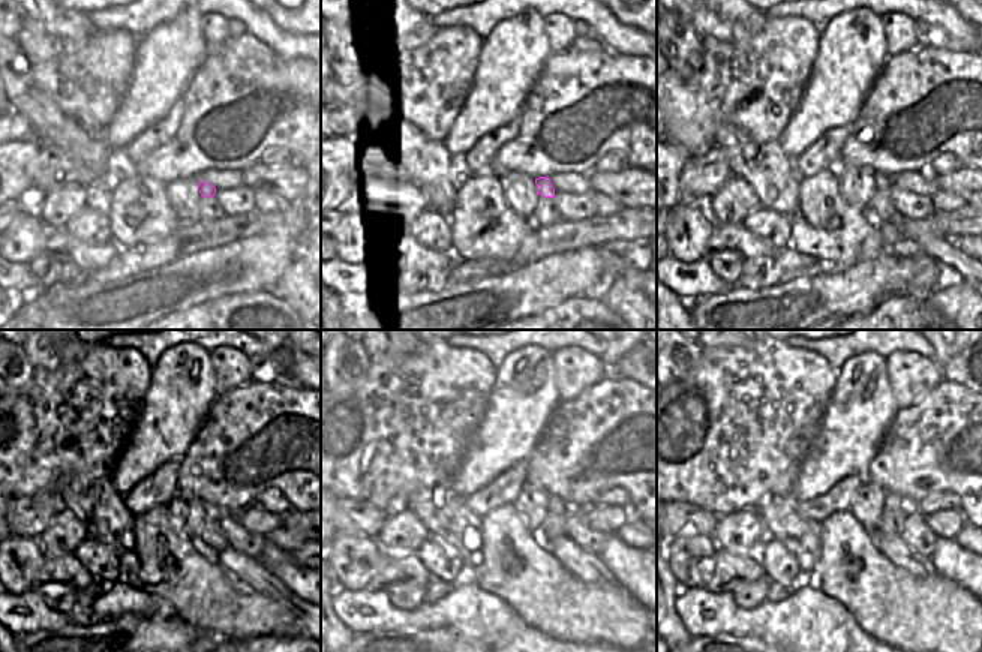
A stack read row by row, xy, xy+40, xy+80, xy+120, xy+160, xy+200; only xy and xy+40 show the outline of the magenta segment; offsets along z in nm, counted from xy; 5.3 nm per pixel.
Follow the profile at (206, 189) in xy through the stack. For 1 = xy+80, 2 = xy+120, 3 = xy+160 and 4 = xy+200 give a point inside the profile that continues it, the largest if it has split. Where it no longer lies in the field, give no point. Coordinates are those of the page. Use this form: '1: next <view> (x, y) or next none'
1: next xy+80 (882, 180)
2: next xy+120 (212, 511)
3: next xy+160 (555, 504)
4: next xy+200 (892, 502)

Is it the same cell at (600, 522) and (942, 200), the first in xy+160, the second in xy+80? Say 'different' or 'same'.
different

